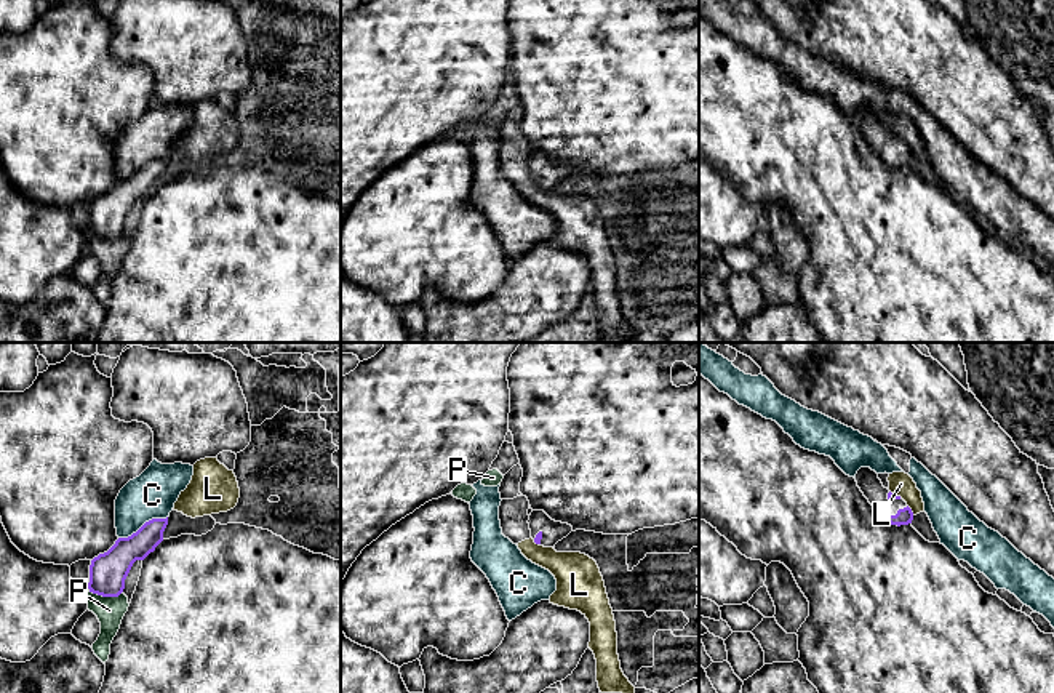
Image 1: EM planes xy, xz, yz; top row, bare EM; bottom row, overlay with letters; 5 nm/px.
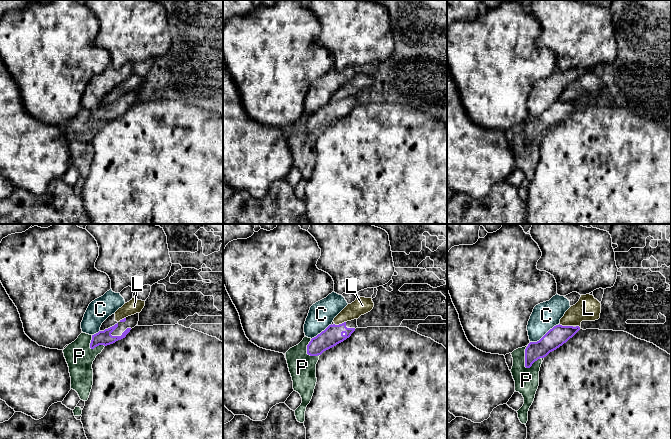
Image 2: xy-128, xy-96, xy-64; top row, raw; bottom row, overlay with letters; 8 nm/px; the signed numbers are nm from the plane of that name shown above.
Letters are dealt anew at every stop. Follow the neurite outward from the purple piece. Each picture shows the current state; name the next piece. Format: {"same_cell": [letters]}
{"same_cell": []}

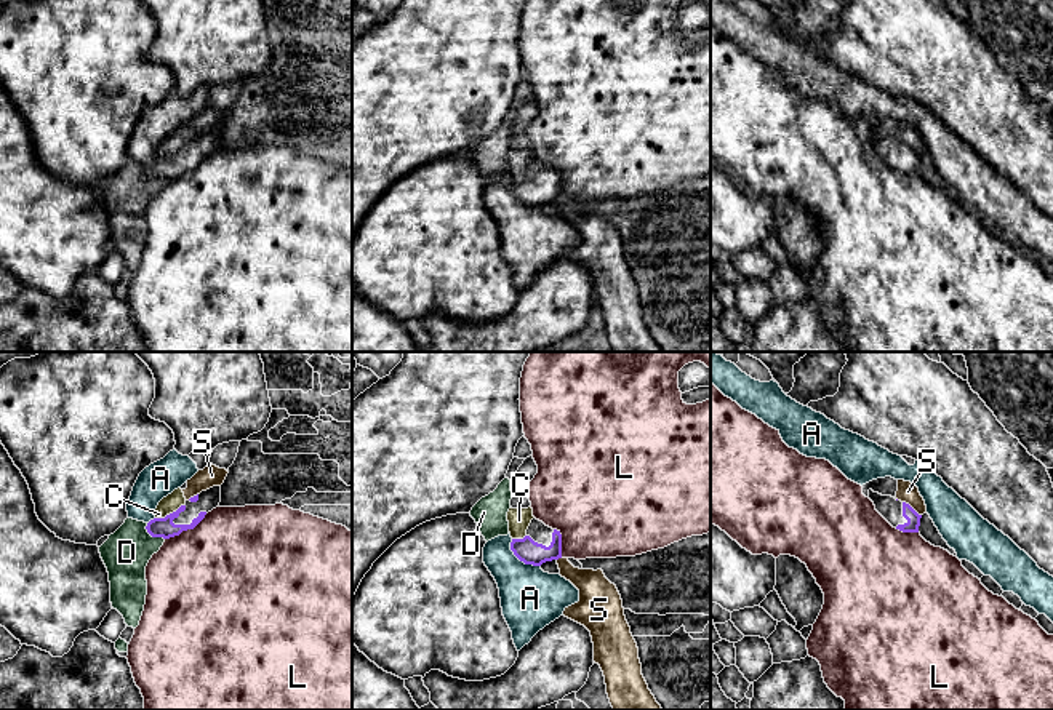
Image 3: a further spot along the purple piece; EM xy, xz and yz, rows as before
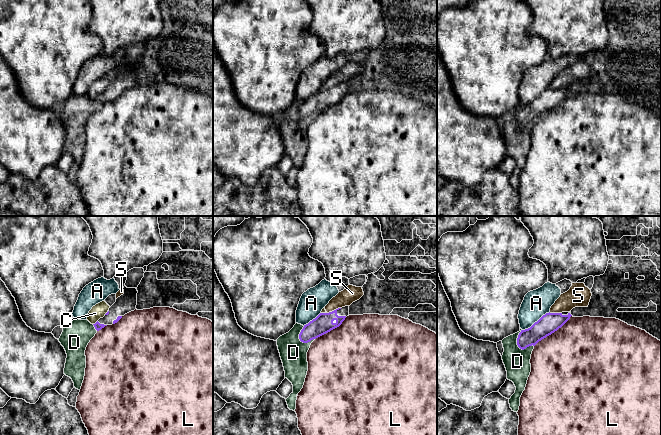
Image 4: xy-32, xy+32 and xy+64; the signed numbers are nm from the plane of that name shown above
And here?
{"same_cell": []}

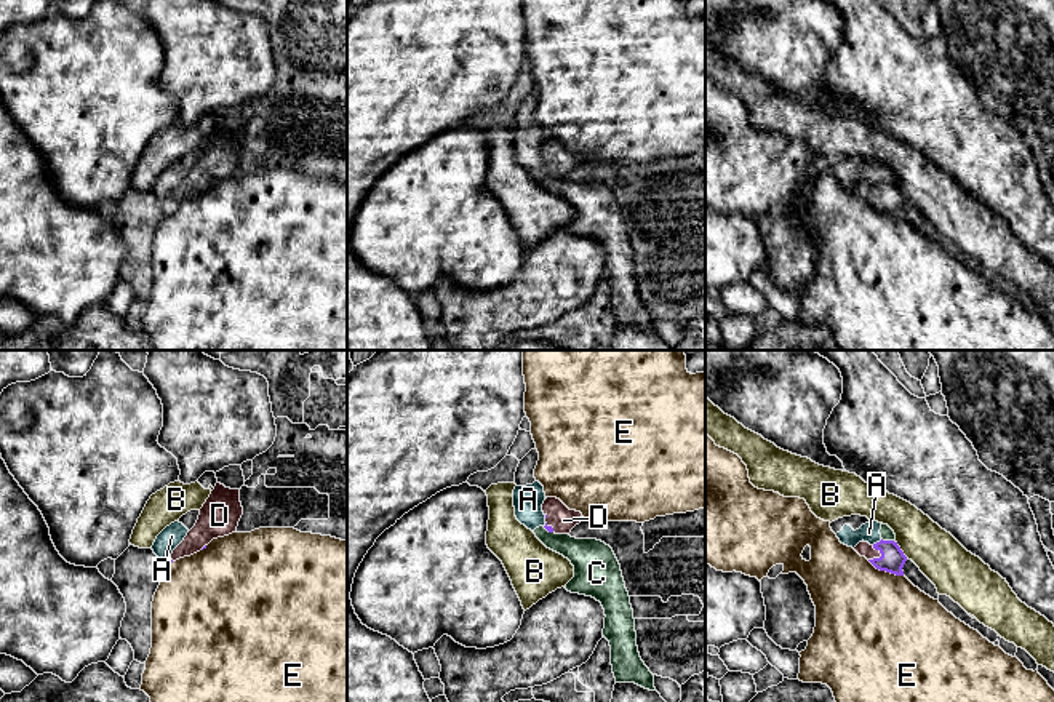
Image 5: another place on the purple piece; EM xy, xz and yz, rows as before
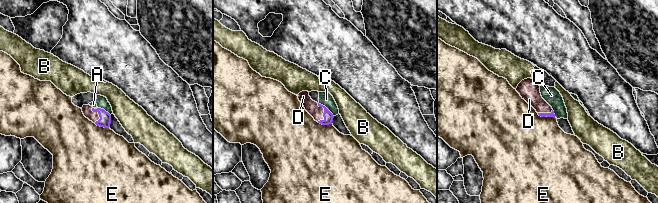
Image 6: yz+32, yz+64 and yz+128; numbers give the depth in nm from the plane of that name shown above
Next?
{"same_cell": ["D"]}

